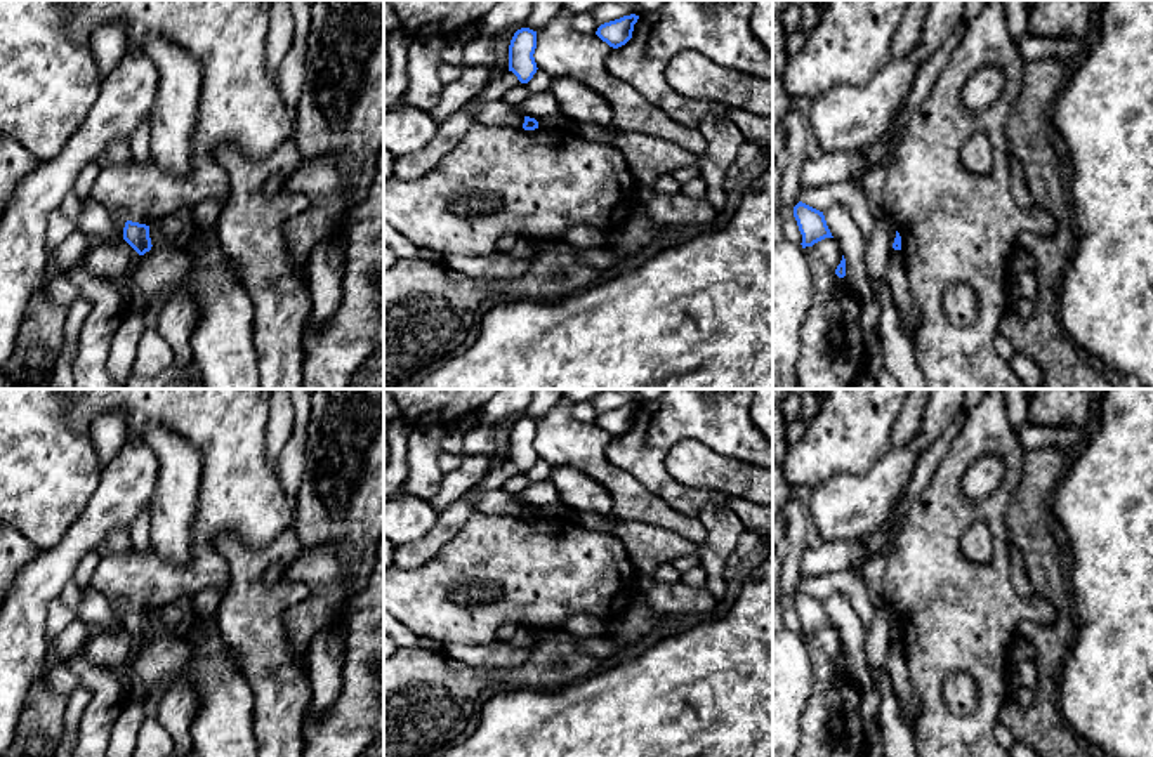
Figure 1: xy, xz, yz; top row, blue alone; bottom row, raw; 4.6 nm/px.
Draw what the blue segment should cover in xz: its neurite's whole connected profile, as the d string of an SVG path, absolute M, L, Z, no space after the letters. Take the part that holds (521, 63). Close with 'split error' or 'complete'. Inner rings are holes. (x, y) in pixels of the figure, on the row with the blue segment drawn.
M521 28L514 33L509 45L509 71L512 71L521 83L528 83L537 73L535 63L537 31Z; complete

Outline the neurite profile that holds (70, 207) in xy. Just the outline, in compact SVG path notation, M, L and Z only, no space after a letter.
M69 191L64 200L61 201L59 208L57 208L64 217L68 217L69 221L73 221L75 224L78 222L80 215L82 215L82 200Z

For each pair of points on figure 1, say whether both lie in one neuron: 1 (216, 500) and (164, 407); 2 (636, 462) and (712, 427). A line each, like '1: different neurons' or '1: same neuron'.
1: same neuron
2: same neuron

